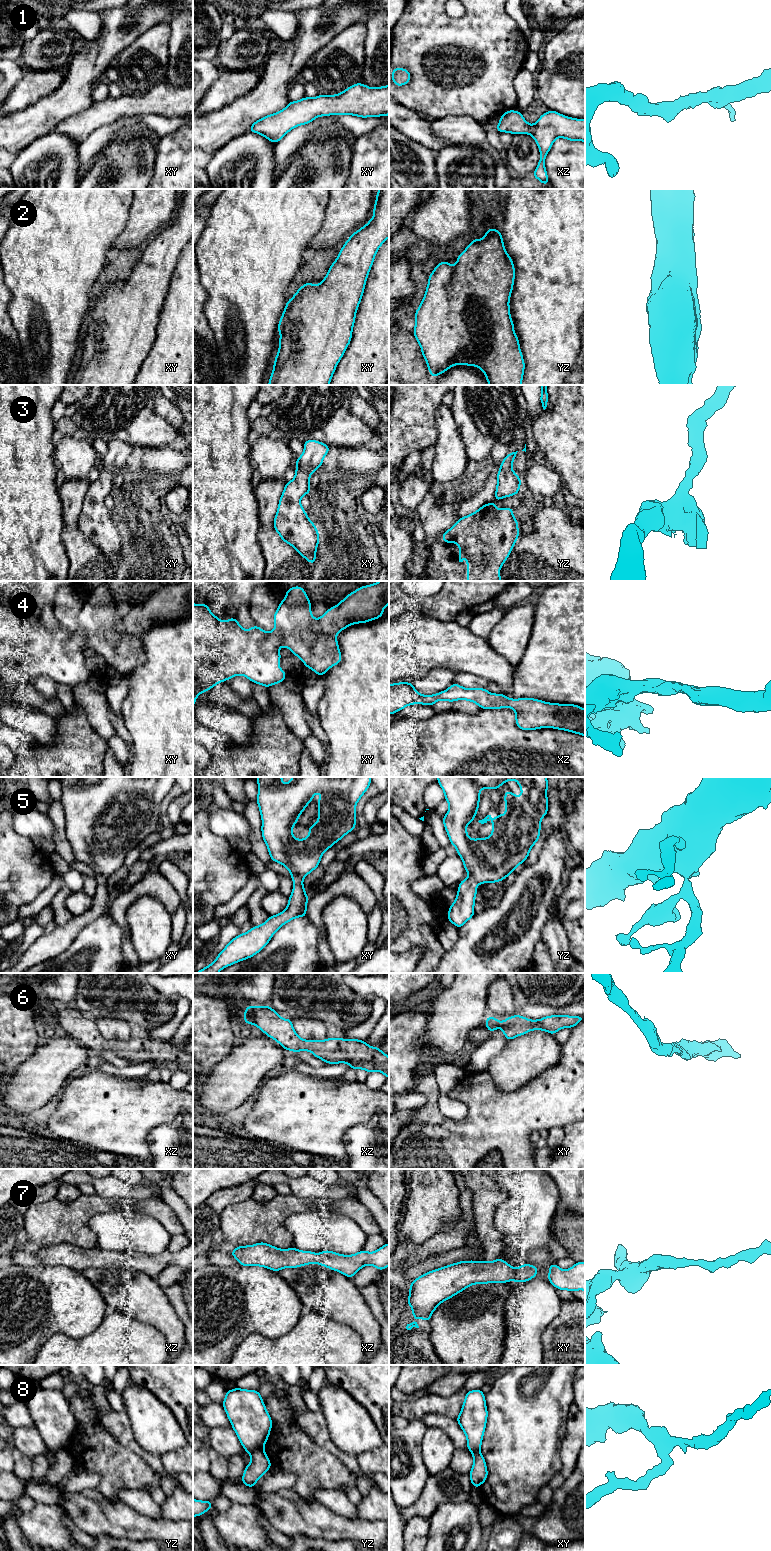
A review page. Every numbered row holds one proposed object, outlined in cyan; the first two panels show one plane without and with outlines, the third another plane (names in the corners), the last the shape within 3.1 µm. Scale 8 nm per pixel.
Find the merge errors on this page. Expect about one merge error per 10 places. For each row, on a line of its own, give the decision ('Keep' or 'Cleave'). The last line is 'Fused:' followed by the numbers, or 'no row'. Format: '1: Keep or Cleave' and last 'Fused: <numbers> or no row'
1: Keep
2: Keep
3: Keep
4: Keep
5: Keep
6: Keep
7: Keep
8: Cleave
Fused: 8

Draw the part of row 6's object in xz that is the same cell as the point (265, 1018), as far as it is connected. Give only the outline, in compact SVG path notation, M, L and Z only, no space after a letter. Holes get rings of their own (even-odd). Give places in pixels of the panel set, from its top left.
M269 1005L247 1006L244 1022L257 1026L285 1050L310 1051L327 1064L348 1063L350 1068L365 1069L368 1074L382 1072L389 1079L389 1057L379 1047L370 1047L358 1039L327 1038L323 1041L304 1040L295 1032L292 1019L283 1019Z

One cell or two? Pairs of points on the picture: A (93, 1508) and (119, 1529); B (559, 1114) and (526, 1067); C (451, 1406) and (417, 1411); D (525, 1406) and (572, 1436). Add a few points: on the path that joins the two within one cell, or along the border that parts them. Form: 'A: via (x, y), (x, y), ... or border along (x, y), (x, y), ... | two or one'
A: via (99, 1514), (106, 1516), (113, 1523) | one
B: border along (554, 1064), (514, 1090) | two
C: via (443, 1406), (425, 1406) | one
D: border along (570, 1413), (559, 1455) | two

